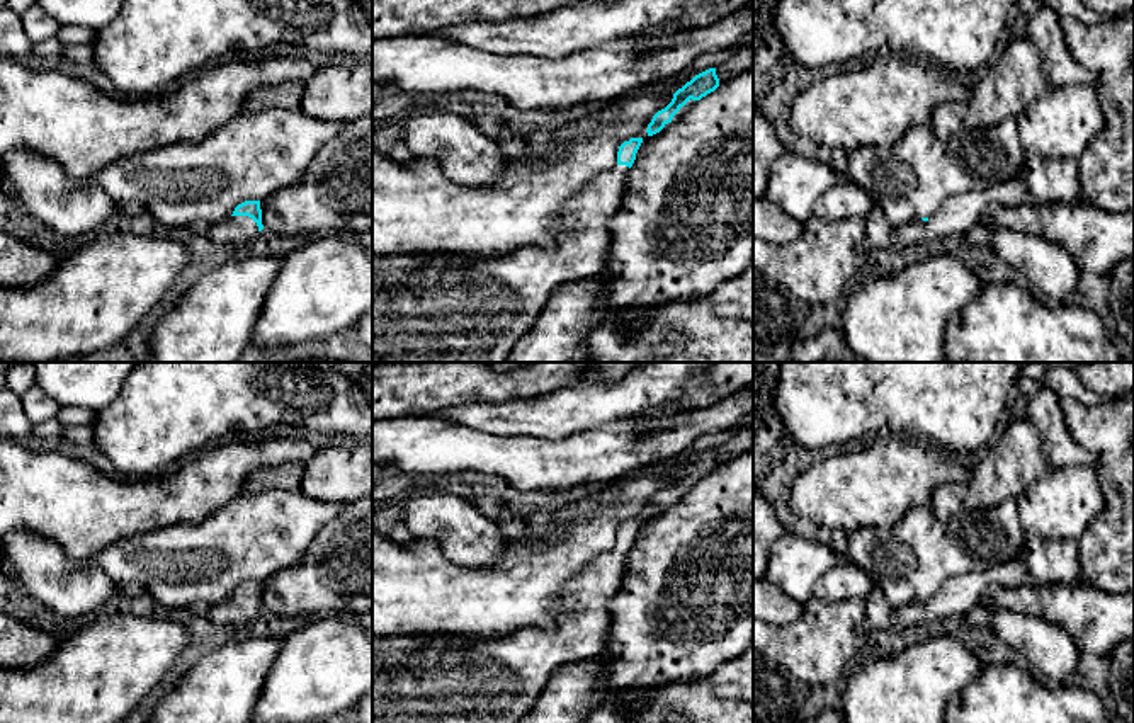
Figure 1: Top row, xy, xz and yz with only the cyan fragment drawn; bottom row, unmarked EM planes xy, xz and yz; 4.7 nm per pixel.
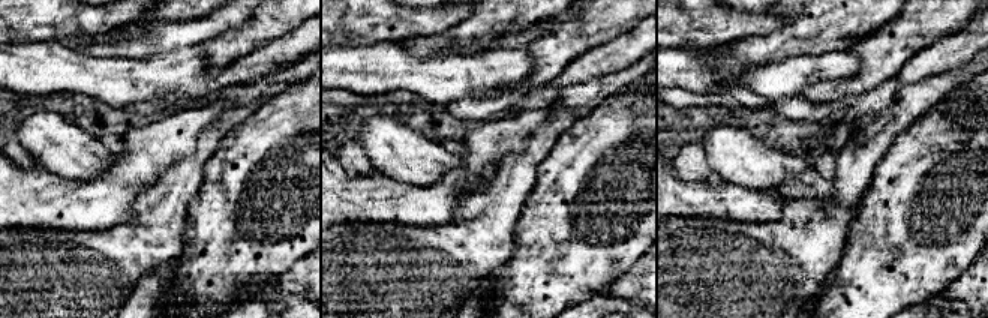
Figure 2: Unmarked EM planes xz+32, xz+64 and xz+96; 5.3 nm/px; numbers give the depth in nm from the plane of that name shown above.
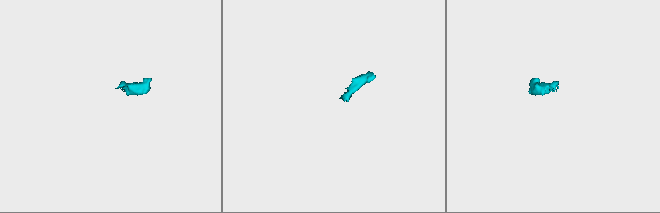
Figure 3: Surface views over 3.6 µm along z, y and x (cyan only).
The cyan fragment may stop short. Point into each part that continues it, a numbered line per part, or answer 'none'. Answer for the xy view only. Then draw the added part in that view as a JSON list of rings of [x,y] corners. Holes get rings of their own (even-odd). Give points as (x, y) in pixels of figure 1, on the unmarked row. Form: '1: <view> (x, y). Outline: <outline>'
1: xy (237, 611). Outline: [[[230,597],[201,612],[218,626],[247,626],[260,614],[257,604],[248,597]]]

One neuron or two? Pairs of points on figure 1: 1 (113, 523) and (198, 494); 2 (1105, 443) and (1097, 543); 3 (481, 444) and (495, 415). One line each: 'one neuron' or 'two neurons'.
1: one neuron
2: one neuron
3: two neurons

